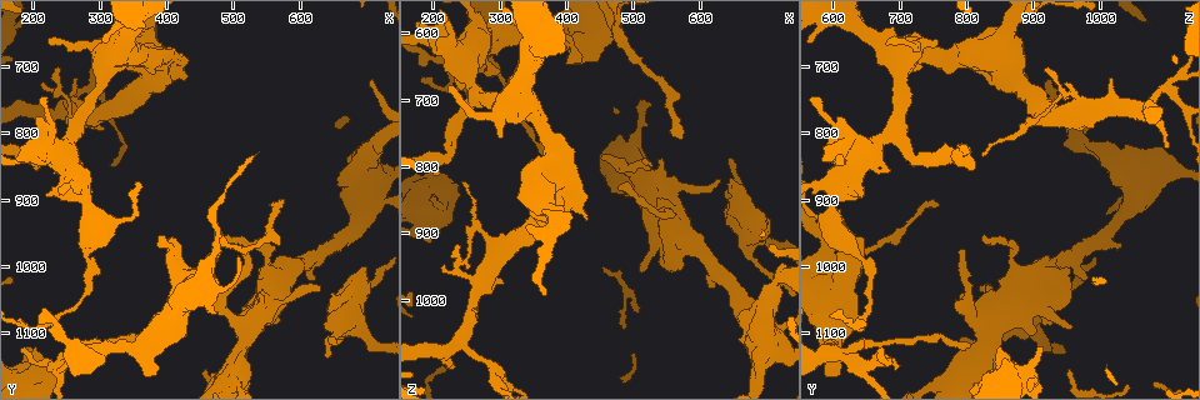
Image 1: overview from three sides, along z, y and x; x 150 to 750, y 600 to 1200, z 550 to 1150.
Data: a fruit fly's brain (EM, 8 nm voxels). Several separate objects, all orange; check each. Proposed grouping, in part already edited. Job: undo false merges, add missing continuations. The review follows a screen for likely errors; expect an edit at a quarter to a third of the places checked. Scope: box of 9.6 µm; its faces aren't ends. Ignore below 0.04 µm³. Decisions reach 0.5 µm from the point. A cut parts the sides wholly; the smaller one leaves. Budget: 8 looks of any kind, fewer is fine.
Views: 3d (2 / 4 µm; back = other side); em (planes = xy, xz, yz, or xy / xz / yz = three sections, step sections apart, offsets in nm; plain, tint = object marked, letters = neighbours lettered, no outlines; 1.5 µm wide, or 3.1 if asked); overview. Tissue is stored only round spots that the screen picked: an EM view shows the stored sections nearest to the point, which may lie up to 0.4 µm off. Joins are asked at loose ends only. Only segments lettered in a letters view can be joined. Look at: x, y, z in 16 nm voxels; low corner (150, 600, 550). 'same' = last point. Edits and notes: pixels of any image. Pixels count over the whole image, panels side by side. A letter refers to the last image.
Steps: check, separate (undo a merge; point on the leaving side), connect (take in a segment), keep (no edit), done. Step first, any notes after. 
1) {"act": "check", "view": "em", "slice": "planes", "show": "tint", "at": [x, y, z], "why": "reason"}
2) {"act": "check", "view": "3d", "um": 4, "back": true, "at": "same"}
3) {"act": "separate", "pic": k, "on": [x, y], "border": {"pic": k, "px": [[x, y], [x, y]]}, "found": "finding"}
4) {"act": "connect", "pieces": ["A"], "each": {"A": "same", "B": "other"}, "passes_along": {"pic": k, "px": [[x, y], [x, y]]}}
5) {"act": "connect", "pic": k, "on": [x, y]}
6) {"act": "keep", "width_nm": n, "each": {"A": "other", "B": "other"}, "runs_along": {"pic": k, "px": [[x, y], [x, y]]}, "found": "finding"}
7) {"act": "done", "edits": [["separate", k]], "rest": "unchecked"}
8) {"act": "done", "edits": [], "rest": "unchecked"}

{"act": "check", "view": "3d", "um": 2, "at": [300, 660, 760], "why": "stops while still wide"}

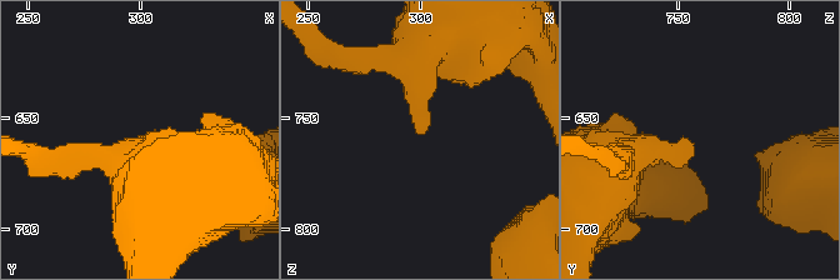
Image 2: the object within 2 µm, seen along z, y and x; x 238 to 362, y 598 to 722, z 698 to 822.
{"act": "check", "view": "em", "slice": "planes", "show": "letters", "at": [301, 664, 758], "why": "need the tissue"}

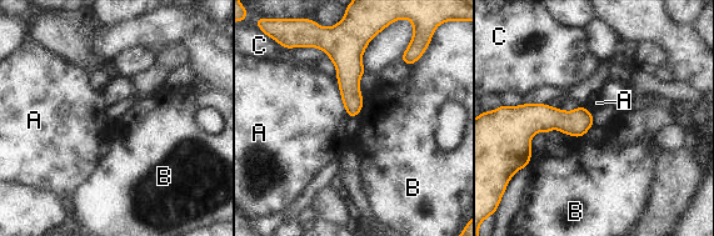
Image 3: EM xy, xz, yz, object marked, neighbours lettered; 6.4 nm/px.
{"act": "keep", "each": {"A": "other", "B": "other", "C": "other"}, "border": {"pic": 3, "px": [[364, 98], [362, 108]]}, "found": "no lettered segment goes on from it"}

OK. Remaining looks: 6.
{"act": "check", "view": "em", "slice": "planes", "show": "letters", "at": [375, 1165, 590], "why": "an open end"}

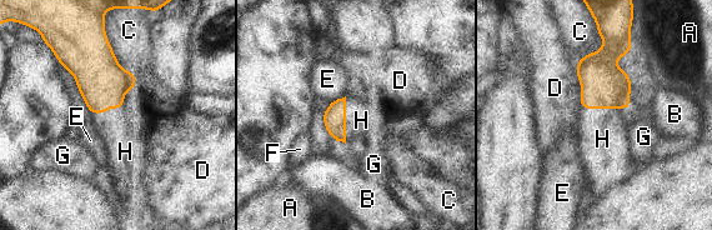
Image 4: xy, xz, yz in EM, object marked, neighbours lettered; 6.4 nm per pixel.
{"act": "connect", "pieces": ["H"], "each": {"A": "other", "B": "other", "C": "other", "D": "other", "E": "other", "F": "other", "G": "other", "H": "same"}, "passes_along": {"pic": 4, "px": [[603, 85], [606, 108], [602, 139]]}, "found": "the neuron continues"}

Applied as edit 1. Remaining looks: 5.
{"act": "check", "view": "em", "slice": "planes", "show": "letters", "at": [215, 725, 945], "why": "branch stops here"}

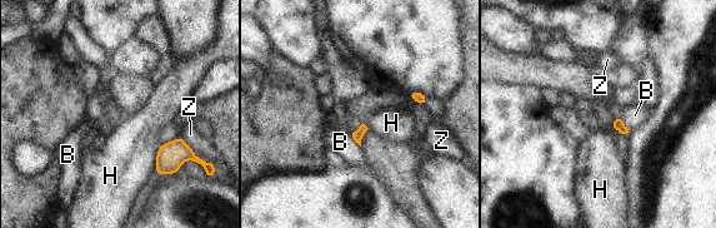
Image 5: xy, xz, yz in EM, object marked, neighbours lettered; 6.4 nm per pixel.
{"act": "keep", "each": {"B": "other", "H": "other", "Z": "other"}, "border": {"pic": 5, "px": [[161, 144], [156, 153], [154, 169]]}, "found": "no lettered segment goes on from it"}

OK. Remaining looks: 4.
{"act": "done", "edits": [["connect", 4]], "rest": "unchecked"}

